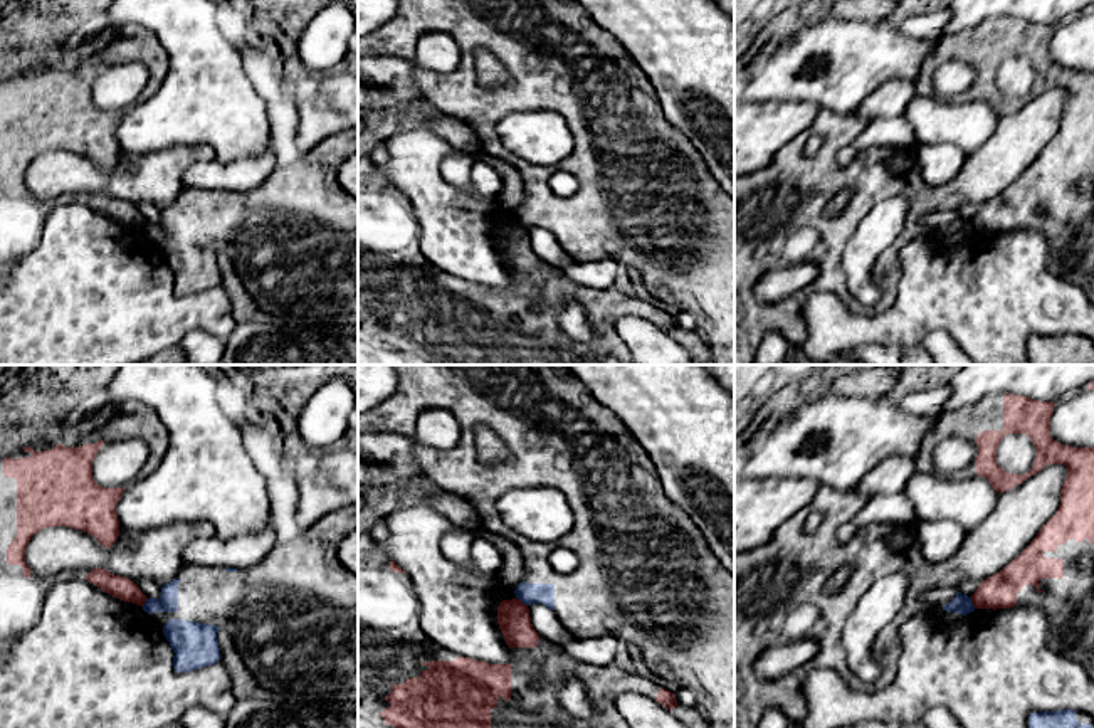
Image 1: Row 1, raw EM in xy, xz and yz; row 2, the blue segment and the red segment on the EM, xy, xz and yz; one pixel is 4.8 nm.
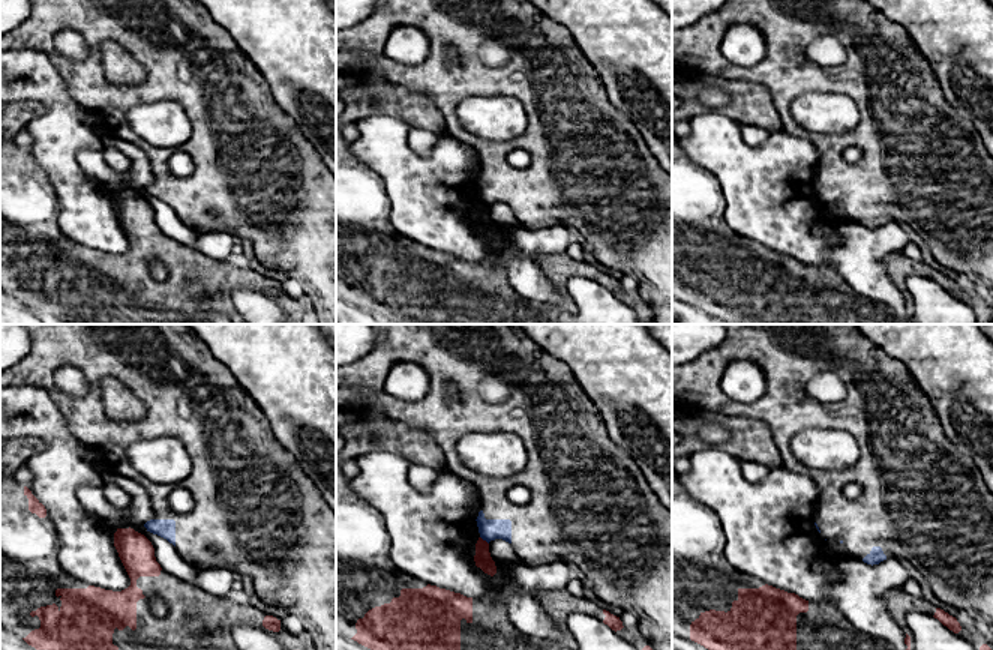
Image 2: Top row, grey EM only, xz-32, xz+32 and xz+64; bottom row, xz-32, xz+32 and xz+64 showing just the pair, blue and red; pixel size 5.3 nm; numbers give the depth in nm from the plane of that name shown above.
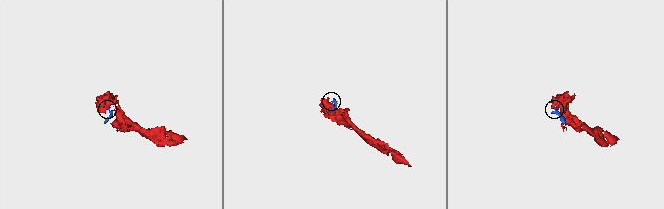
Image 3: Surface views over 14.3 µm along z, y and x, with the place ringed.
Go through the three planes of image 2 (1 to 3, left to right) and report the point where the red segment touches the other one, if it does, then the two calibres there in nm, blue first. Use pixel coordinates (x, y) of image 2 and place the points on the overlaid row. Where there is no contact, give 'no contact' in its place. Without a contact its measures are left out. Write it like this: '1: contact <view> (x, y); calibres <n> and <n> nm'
1: no contact
2: contact xz+32 (485, 539); calibres 110 and 90 nm
3: no contact

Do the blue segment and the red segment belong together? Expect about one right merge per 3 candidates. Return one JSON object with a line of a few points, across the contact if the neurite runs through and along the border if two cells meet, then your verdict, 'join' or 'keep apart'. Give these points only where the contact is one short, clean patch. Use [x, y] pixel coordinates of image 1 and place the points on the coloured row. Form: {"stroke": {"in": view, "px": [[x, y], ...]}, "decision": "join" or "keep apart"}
{"stroke": {"in": "xz", "px": [[516, 597], [526, 606]]}, "decision": "keep apart"}

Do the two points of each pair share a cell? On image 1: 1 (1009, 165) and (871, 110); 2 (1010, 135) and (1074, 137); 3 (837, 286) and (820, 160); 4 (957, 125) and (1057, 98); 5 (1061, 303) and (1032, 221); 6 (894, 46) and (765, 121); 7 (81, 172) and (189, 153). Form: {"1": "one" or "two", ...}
{"1": "two", "2": "two", "3": "one", "4": "two", "5": "two", "6": "two", "7": "one"}

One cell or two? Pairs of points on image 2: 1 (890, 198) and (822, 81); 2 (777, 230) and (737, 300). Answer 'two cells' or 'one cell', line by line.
1: one cell
2: two cells

